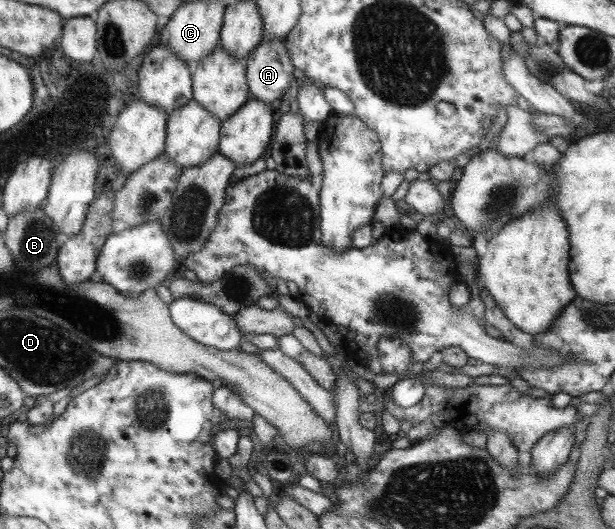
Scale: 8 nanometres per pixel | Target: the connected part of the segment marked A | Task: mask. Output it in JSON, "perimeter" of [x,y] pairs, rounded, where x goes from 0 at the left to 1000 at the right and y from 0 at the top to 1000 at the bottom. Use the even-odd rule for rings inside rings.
{"perimeter":[[[424,76],[397,112],[403,178],[444,193],[463,178],[476,146],[476,121],[462,76]]]}

